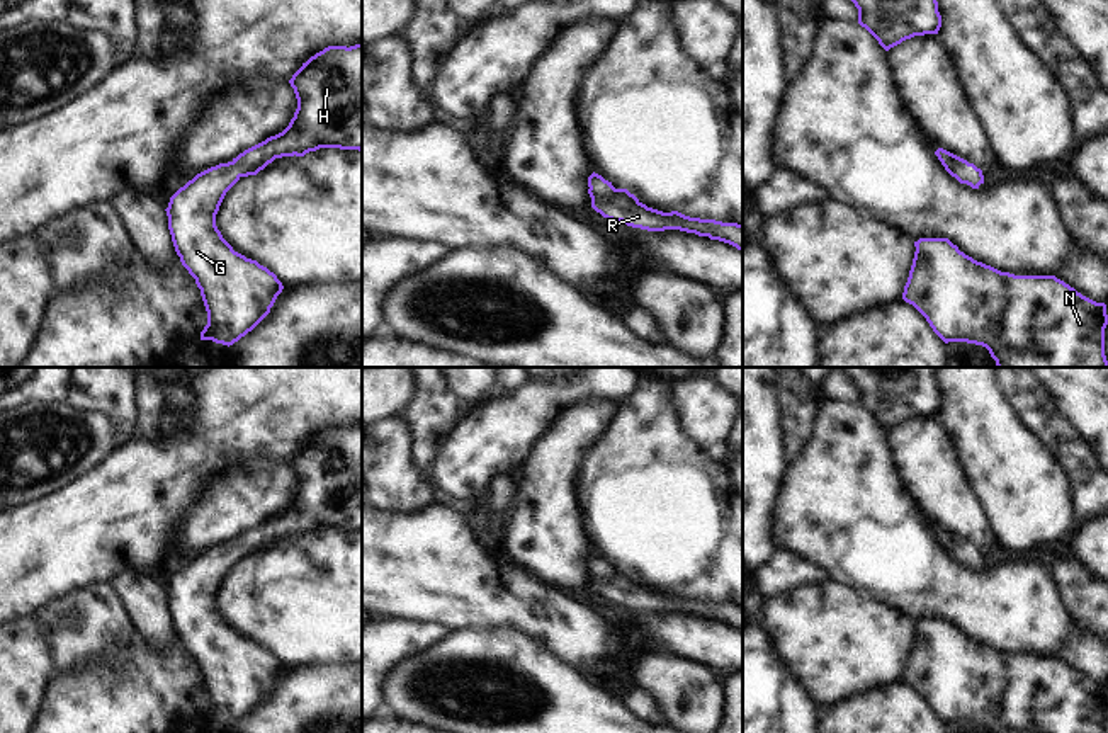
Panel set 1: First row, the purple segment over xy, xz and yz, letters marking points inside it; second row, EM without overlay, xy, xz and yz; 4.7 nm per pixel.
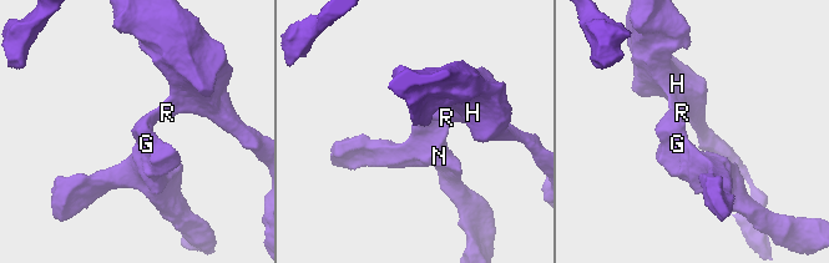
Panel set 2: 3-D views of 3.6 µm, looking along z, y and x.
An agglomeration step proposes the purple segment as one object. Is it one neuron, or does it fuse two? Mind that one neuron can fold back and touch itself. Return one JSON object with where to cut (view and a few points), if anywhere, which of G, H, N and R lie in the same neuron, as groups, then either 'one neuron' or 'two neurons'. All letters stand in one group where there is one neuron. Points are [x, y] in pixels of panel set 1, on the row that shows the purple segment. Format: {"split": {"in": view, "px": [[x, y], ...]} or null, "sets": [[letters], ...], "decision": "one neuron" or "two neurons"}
{"split": null, "sets": [["G", "H", "N", "R"]], "decision": "one neuron"}

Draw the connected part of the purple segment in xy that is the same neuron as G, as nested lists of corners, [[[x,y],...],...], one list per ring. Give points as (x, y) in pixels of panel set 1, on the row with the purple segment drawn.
[[[362,43],[328,46],[289,80],[297,109],[289,126],[189,180],[168,202],[168,230],[182,265],[195,279],[207,311],[201,340],[233,345],[274,306],[284,286],[257,260],[233,250],[216,226],[226,192],[275,158],[319,148],[362,151]]]

